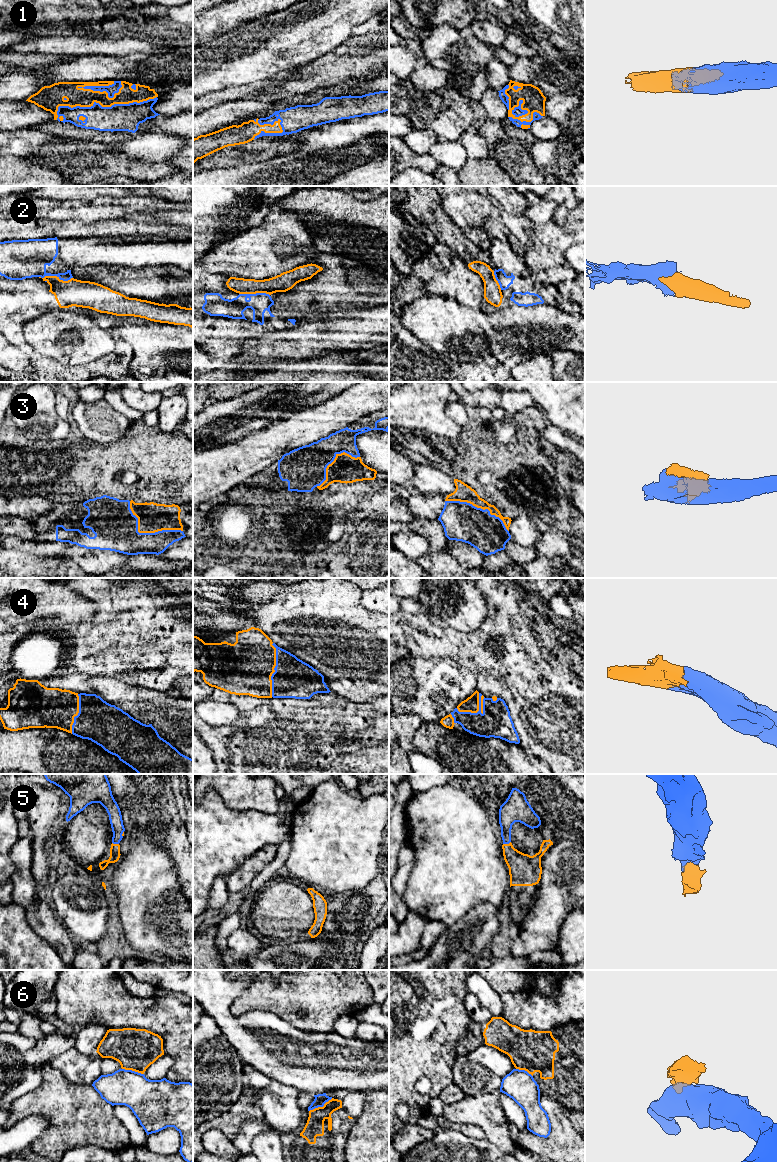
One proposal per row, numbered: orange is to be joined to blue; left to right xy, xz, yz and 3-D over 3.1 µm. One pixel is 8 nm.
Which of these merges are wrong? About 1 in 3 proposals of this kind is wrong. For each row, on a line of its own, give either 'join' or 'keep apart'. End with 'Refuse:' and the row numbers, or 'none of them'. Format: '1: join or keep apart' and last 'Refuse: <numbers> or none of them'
1: join
2: keep apart
3: join
4: join
5: join
6: keep apart
Refuse: 2, 6

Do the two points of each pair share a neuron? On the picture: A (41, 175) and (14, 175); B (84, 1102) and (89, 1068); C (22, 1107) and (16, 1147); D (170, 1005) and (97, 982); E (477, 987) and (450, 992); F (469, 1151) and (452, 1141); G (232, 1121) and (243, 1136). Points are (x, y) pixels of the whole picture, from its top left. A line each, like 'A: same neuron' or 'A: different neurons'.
A: same neuron
B: different neurons
C: different neurons
D: same neuron
E: different neurons
F: same neuron
G: different neurons

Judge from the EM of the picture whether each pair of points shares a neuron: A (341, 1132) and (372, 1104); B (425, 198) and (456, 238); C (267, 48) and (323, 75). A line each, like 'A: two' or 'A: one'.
A: two
B: one
C: two

